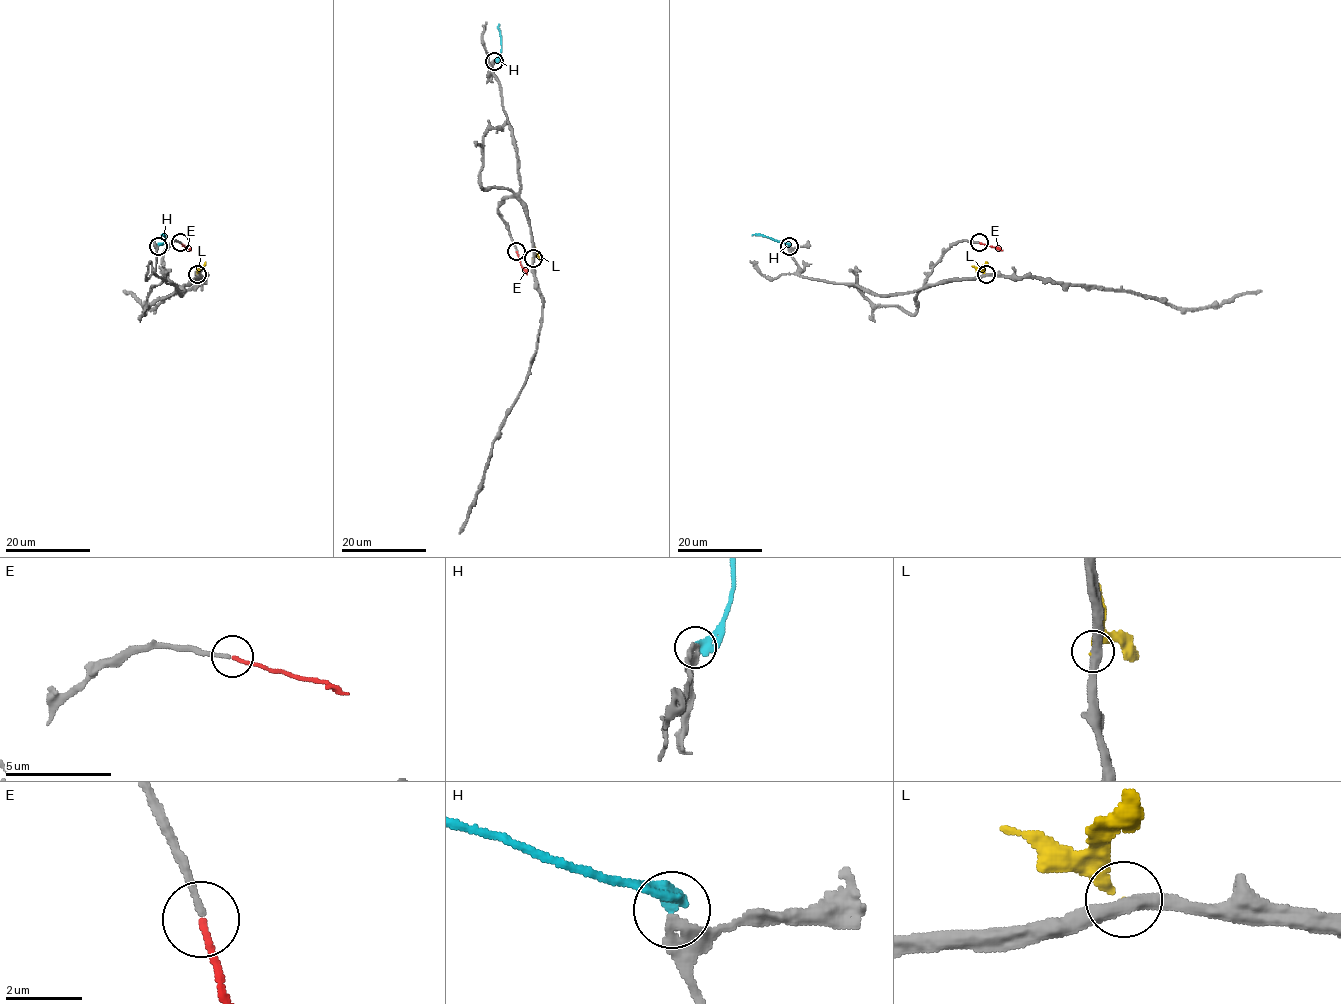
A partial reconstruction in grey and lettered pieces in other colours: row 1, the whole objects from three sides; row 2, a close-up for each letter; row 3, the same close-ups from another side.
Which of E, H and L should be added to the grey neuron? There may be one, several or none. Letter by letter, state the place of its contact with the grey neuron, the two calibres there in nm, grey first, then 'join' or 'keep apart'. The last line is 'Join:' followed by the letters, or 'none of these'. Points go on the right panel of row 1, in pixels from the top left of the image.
E: meets grey at (979, 242); 160 nm thick on the grey side, 170 nm on the other; join
H: meets grey at (789, 246); 320 nm thick on the grey side, 420 nm on the other; keep apart
L: meets grey at (986, 274); 400 nm thick on the grey side, 240 nm on the other; keep apart
Join: E

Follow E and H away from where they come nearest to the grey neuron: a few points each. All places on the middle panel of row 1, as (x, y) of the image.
E: (516, 251), (527, 274)
H: (494, 61), (501, 49), (499, 24)

